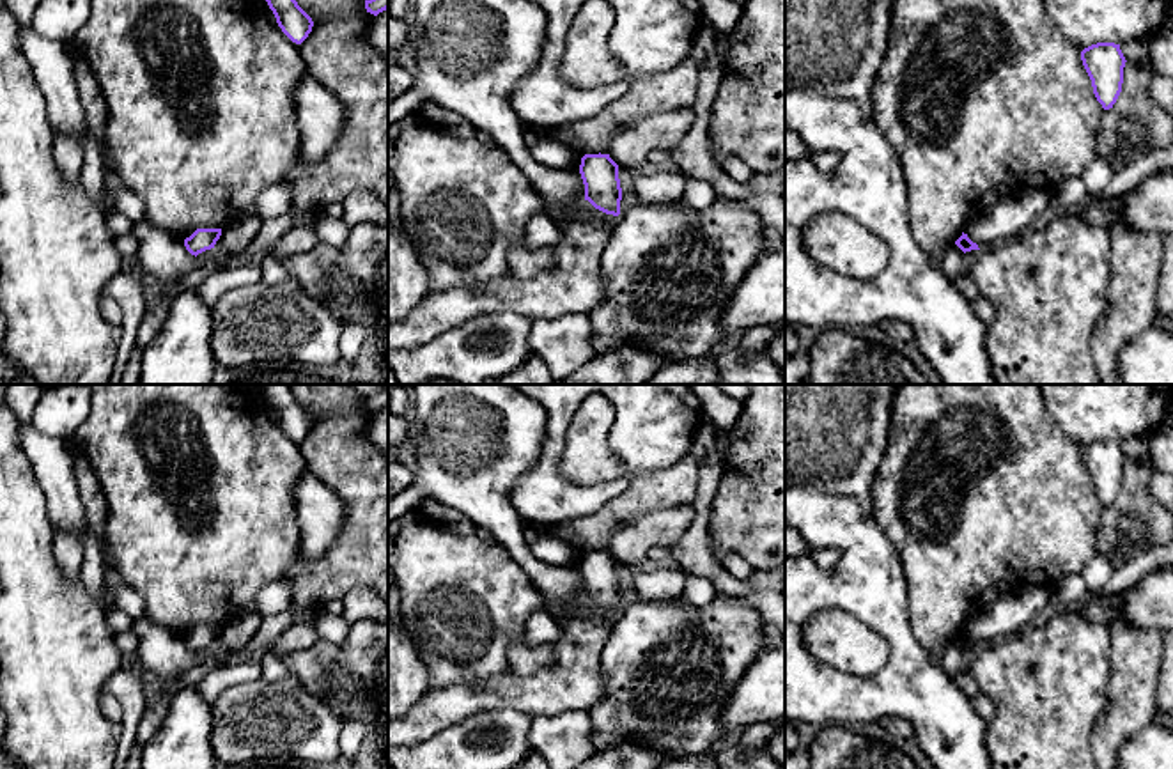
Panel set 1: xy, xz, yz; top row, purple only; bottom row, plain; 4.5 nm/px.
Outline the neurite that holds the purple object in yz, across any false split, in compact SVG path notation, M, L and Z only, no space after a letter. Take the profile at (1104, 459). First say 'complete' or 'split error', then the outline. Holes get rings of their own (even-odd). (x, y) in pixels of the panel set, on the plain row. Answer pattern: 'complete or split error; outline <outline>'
complete; outline M1097 439L1081 448L1083 462L1091 477L1093 491L1104 507L1116 500L1122 480L1125 454L1120 441Z

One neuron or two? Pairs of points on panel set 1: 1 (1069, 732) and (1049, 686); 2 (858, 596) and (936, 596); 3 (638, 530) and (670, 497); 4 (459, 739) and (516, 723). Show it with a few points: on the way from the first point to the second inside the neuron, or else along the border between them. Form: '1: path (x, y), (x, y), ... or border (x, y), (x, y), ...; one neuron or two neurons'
1: path (1058, 722), (1049, 713), (1049, 697); one neuron
2: border (899, 555), (908, 585), (908, 621), (916, 636); two neurons
3: border (691, 504), (649, 511), (619, 527); two neurons
4: path (473, 727), (493, 722), (502, 723); one neuron

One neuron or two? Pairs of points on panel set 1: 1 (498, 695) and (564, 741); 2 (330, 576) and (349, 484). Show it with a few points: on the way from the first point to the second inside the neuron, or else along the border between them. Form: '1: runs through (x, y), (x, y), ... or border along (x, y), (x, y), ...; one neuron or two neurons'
1: border along (574, 709), (534, 718); two neurons
2: runs through (353, 553), (357, 550), (357, 507); one neuron

